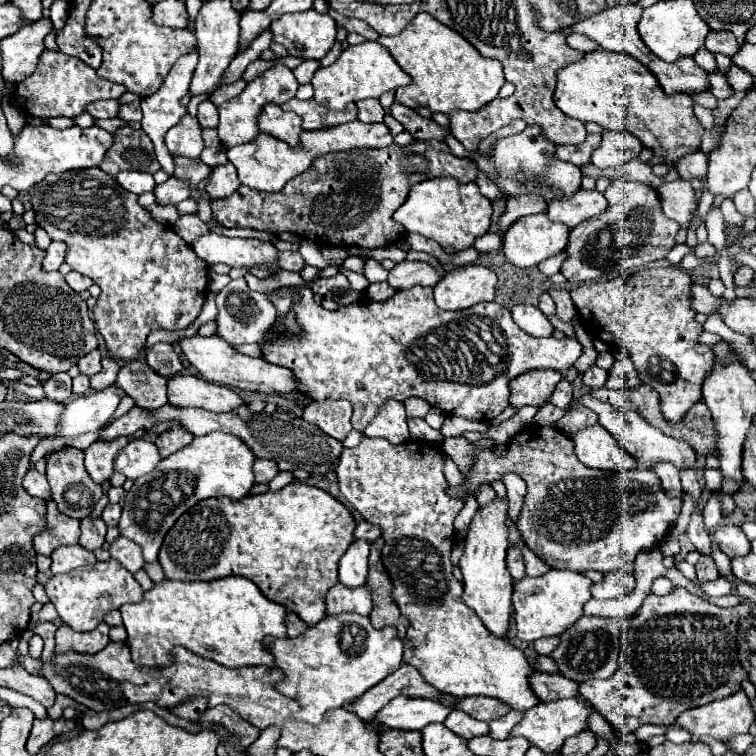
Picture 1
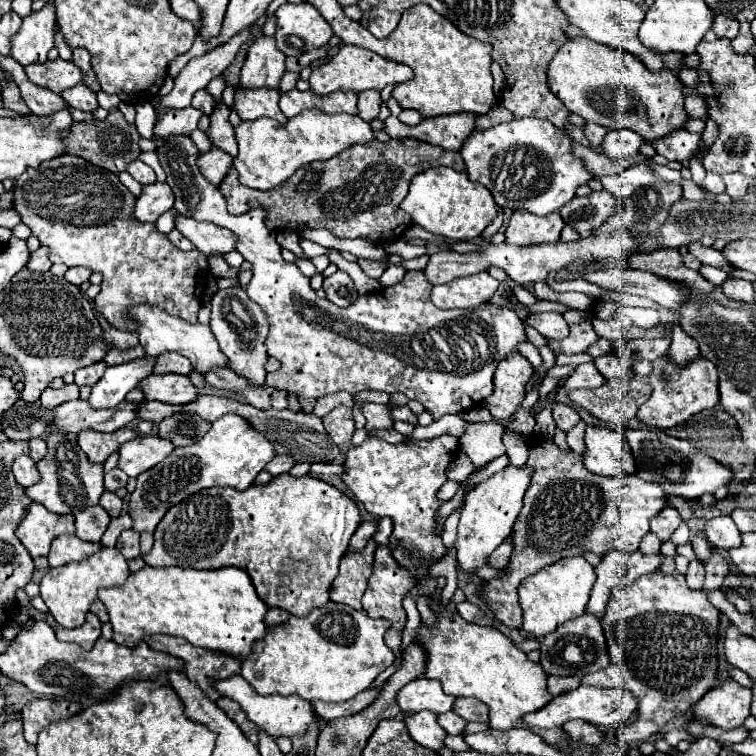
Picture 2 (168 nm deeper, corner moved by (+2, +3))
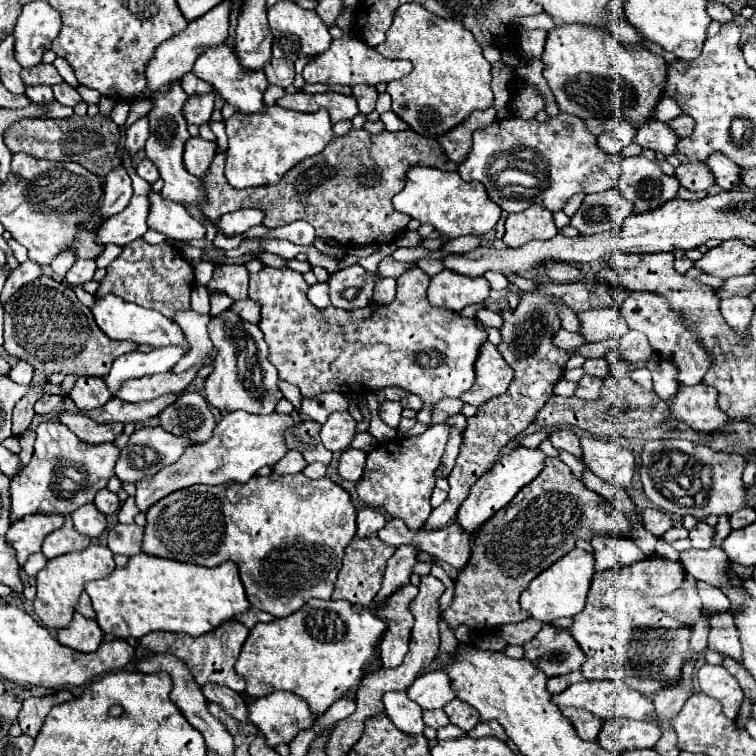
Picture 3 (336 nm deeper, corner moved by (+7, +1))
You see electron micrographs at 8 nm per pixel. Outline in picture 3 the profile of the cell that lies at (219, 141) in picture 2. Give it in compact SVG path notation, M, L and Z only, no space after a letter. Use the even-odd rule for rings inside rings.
M354 129L344 137L334 137L328 147L298 163L292 167L278 185L268 187L268 197L266 197L266 187L250 187L250 189L232 189L230 183L224 177L224 161L226 161L226 151L218 153L210 165L208 175L202 179L208 195L208 205L202 209L208 219L218 219L224 213L232 213L244 207L256 207L262 209L264 221L262 225L266 227L280 227L288 225L296 219L308 221L316 229L316 237L332 237L338 241L342 247L356 247L356 245L384 245L396 241L404 231L410 221L408 215L398 213L392 207L392 197L404 189L406 183L406 173L414 165L426 165L426 167L436 167L442 171L456 171L458 165L454 165L442 151L442 147L436 143L436 139L418 135L412 129L400 131L400 133L390 133L384 131L380 135L372 135L364 129Z

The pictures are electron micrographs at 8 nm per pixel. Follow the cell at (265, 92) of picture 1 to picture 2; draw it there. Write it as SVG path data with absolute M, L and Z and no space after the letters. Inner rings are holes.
M261 35L249 49L241 67L241 87L273 87L277 89L285 73L285 55L277 49L275 37Z

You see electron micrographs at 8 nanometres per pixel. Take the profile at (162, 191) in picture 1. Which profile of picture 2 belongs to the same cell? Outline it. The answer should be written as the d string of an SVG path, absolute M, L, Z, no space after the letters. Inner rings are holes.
M167 183L143 185L143 193L137 197L133 217L141 223L155 223L161 213L173 207L173 191Z

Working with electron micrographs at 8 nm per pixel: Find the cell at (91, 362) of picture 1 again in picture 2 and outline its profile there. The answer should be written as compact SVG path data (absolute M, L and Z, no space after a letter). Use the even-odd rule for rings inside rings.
M103 361L99 365L89 365L87 369L79 369L79 373L75 373L75 385L93 387L103 377L105 369L107 369L107 365Z

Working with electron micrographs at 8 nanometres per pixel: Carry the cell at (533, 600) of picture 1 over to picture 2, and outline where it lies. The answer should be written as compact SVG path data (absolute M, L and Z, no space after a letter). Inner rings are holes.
M567 557L545 567L543 571L529 575L519 585L519 603L523 607L521 627L535 637L545 637L547 633L555 631L561 623L583 615L593 583L595 583L593 565L587 563L583 557Z

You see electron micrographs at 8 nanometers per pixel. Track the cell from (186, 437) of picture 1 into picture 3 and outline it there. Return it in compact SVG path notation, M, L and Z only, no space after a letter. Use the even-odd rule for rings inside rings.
M198 393L180 395L158 415L158 419L162 429L170 431L172 435L182 435L192 443L208 441L216 425L206 399Z

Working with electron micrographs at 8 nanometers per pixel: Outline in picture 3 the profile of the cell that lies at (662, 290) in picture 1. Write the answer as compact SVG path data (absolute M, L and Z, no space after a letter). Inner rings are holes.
M698 383L694 387L678 387L678 393L666 403L670 419L680 419L694 431L718 433L730 421L718 407L718 391Z

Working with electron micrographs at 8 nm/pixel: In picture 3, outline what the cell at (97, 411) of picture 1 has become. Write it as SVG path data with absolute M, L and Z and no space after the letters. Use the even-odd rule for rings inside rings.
M160 347L160 349L152 349L148 353L142 353L142 351L126 353L112 363L112 369L104 379L106 387L108 387L110 395L114 397L118 393L118 387L122 387L124 381L172 371L172 367L182 357L184 357L184 351L180 347Z

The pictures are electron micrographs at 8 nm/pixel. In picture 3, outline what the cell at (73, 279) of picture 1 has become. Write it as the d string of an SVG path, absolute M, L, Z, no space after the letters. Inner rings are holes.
M76 261L74 267L70 267L70 271L66 273L66 281L68 285L82 285L92 279L94 271L96 271L94 261Z

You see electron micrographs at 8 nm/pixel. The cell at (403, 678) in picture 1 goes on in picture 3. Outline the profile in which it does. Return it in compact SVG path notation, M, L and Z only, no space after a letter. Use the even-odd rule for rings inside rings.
M274 691L272 695L254 699L248 703L248 711L250 721L262 731L270 747L288 743L300 729L308 729L316 721L306 701L286 691Z

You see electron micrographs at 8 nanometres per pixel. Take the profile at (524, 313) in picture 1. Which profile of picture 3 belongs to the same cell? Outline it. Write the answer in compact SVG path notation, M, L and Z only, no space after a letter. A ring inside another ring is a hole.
M560 327L560 329L558 329L558 333L554 335L552 343L554 343L556 347L564 349L564 351L574 351L576 347L584 345L584 339L582 339L578 333L570 333L570 331L566 331L566 329L562 329L562 327Z

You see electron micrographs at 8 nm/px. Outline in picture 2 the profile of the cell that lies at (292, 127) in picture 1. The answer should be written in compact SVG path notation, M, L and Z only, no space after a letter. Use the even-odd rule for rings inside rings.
M235 87L233 109L243 121L253 121L259 117L277 119L285 123L287 117L279 109L279 91L277 89L243 89Z

